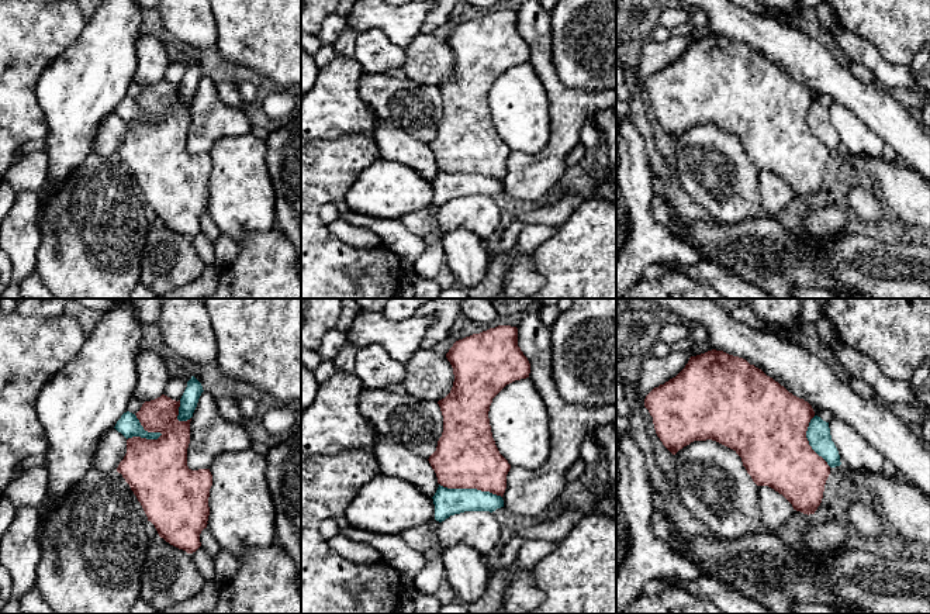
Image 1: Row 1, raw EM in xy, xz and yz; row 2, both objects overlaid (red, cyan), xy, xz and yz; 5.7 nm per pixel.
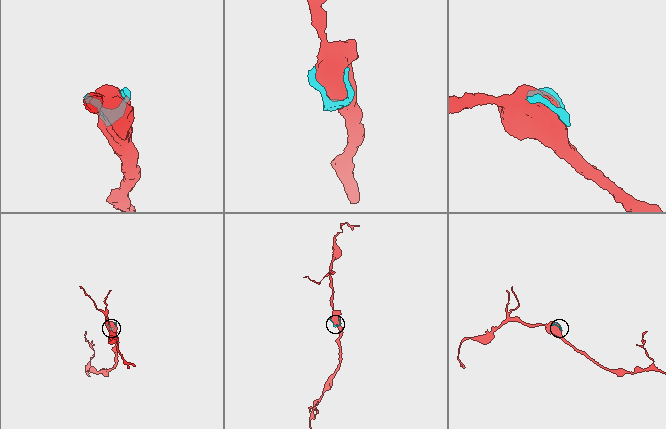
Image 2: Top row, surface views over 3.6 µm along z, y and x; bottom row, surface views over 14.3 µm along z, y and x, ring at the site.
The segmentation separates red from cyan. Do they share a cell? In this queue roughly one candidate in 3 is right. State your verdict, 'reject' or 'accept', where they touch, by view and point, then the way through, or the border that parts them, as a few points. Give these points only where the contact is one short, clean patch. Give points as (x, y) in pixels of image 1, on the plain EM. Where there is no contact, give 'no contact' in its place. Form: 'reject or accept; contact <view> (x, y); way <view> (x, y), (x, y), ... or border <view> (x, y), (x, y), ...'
reject; contact xy (147, 114)

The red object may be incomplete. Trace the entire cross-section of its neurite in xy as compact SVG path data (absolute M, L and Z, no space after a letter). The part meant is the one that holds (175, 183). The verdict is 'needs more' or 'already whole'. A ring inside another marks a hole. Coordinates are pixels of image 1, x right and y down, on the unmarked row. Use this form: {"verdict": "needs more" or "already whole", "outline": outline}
{"verdict": "already whole", "outline": "M165 79L142 89L135 99L141 110L148 117L160 117L162 120L158 124L128 123L127 138L117 156L129 169L159 221L170 230L193 238L201 231L200 218L208 208L212 159L210 154L191 155L187 151L191 103L179 106L179 92L180 84L172 84Z"}

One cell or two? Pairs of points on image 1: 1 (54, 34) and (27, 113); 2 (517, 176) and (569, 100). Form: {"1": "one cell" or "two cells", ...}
{"1": "one cell", "2": "one cell"}

